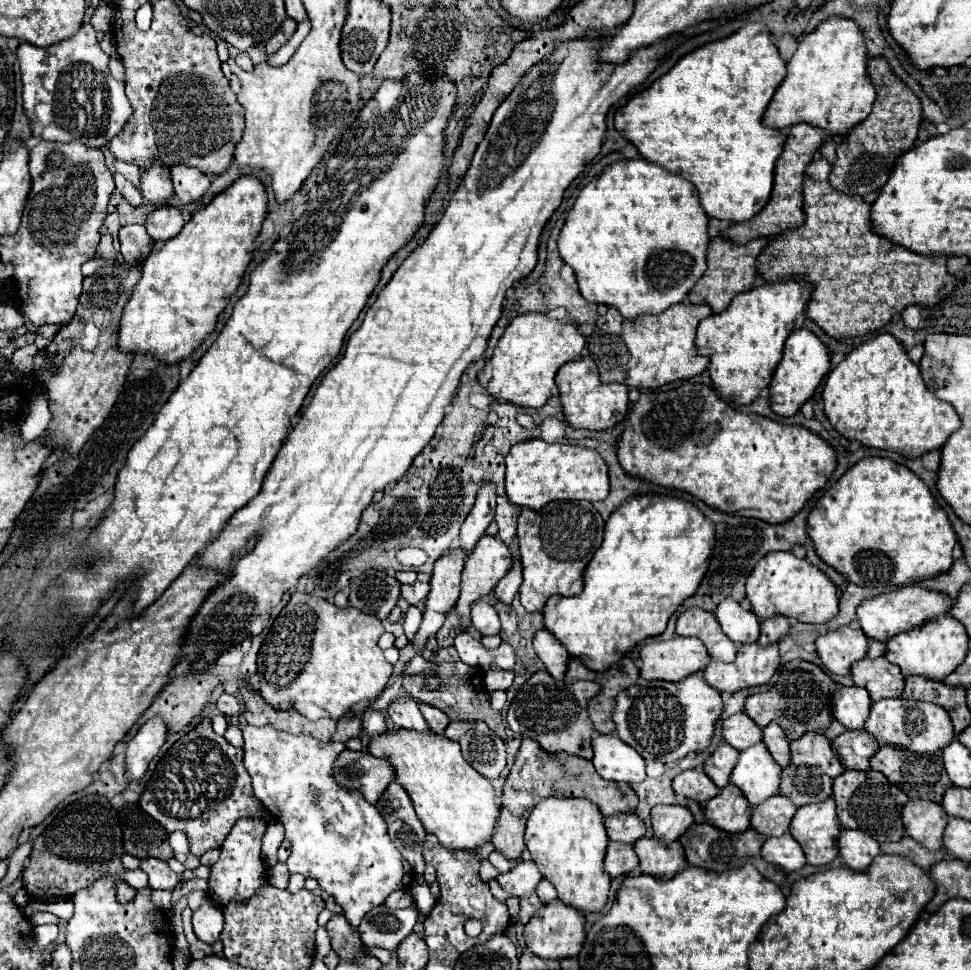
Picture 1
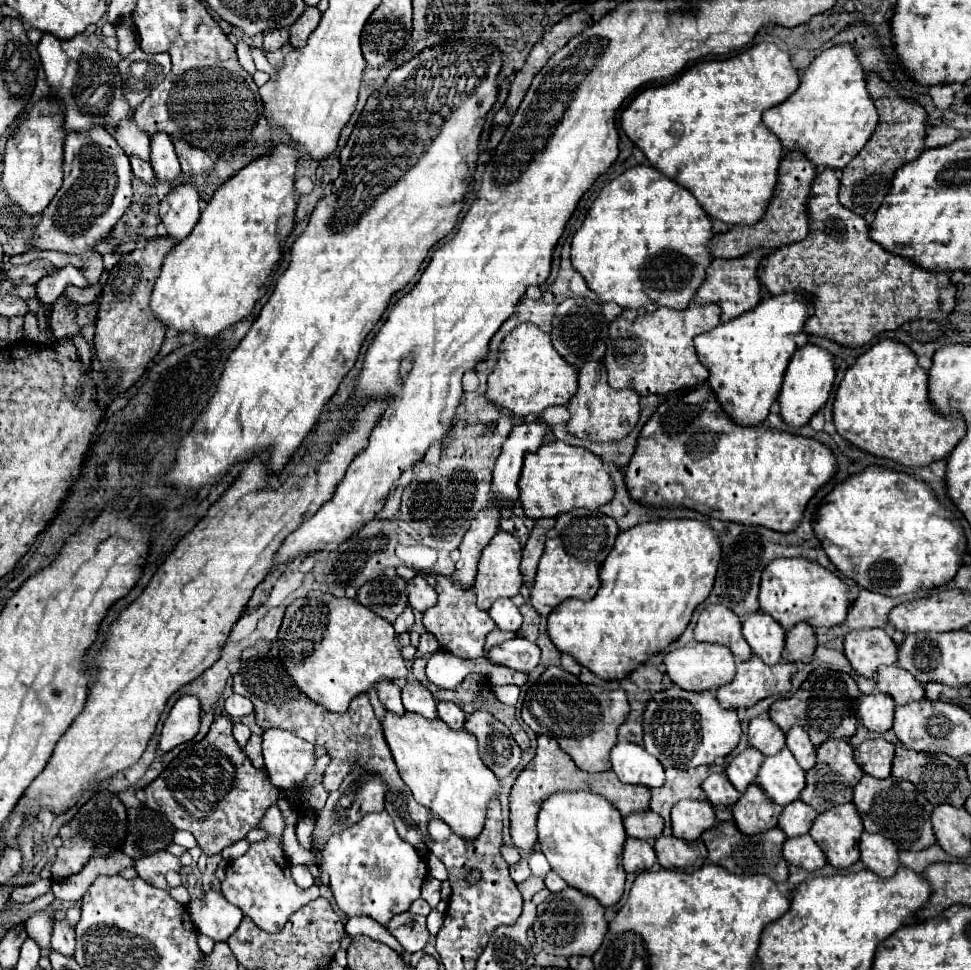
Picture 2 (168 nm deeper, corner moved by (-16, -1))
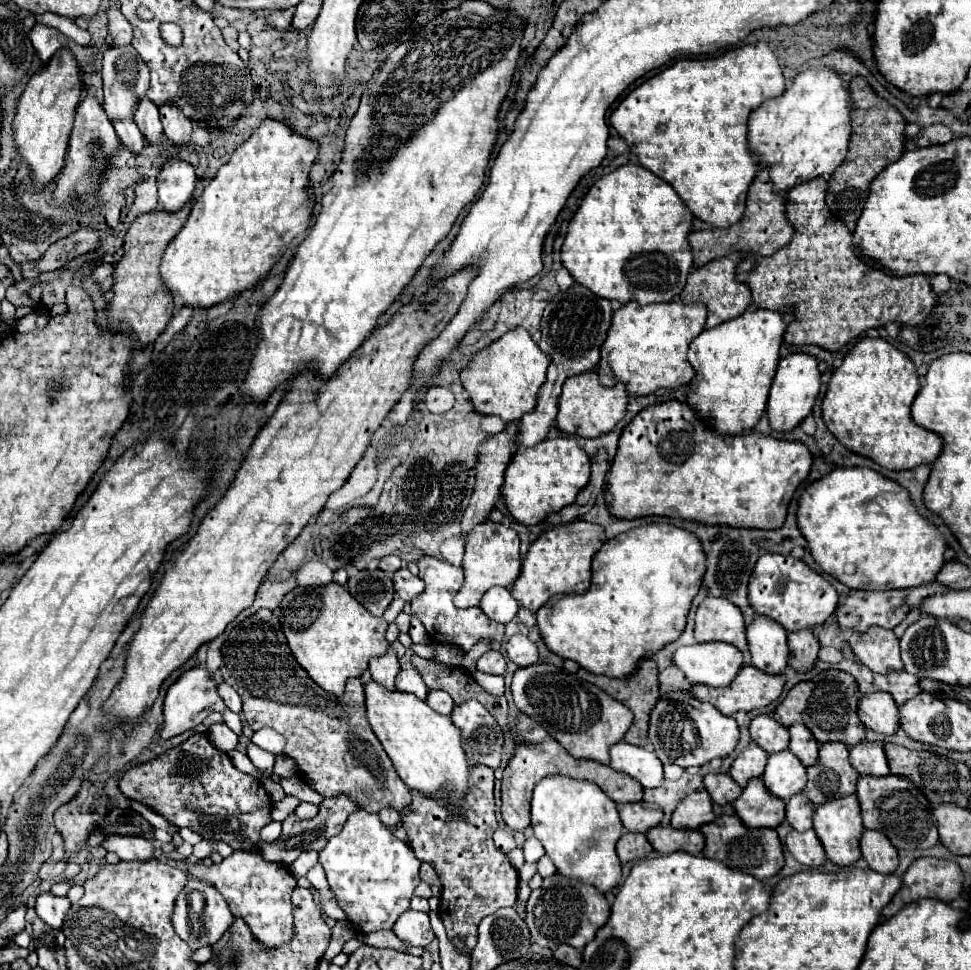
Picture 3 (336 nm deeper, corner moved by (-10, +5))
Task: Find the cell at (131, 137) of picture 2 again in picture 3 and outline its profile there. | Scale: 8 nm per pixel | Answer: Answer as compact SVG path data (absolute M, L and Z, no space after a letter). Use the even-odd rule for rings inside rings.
M132 45L106 49L102 57L102 77L104 77L104 109L108 117L110 119L114 117L126 119L128 115L132 117L136 109L134 101L148 91L148 83L150 83L150 71L142 61L142 57L138 55L138 51L134 51Z

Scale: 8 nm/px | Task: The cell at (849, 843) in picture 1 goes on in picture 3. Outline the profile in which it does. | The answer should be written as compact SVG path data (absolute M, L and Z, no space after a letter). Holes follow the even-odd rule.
M866 829L860 839L860 847L862 847L862 857L866 859L870 869L878 873L896 871L898 853L896 853L896 847L890 843L890 839L886 839L886 835L882 835L880 831Z

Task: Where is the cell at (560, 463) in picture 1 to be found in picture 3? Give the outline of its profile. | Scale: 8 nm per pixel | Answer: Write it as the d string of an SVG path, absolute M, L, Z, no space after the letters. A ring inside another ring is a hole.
M576 437L544 439L536 447L516 447L516 453L506 469L502 497L510 515L522 525L538 525L550 513L572 505L578 491L590 479L590 457L578 447Z

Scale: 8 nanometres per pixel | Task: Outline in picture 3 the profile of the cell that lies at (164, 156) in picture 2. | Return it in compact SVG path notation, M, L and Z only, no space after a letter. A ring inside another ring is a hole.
M140 97L136 103L136 113L134 113L134 121L140 127L142 135L150 141L150 143L158 143L164 137L162 131L162 123L160 123L160 115L158 115L158 107L154 103L150 103L150 99Z

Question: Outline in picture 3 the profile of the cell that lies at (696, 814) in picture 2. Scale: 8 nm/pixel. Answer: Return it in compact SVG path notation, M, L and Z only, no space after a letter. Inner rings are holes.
M708 791L686 795L672 813L672 827L676 829L700 829L710 821L714 821L714 809Z

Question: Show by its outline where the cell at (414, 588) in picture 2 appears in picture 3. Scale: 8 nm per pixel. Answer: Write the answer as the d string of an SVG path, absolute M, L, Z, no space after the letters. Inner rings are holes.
M406 567L398 569L392 577L394 581L394 589L396 593L404 599L404 601L412 601L414 597L418 597L424 591L424 581L416 575L412 575Z

